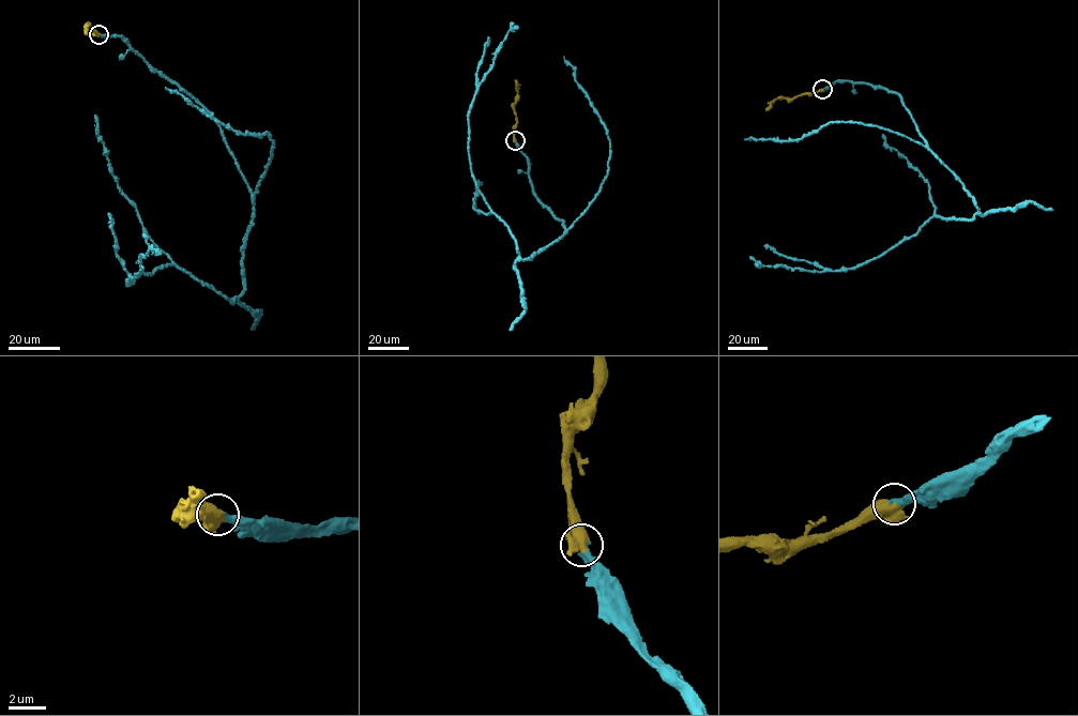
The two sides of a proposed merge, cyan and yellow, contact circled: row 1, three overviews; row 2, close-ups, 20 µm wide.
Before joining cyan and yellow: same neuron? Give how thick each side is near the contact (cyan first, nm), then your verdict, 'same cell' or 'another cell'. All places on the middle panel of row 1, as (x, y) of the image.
calibres 420 and 800 nm; same cell

